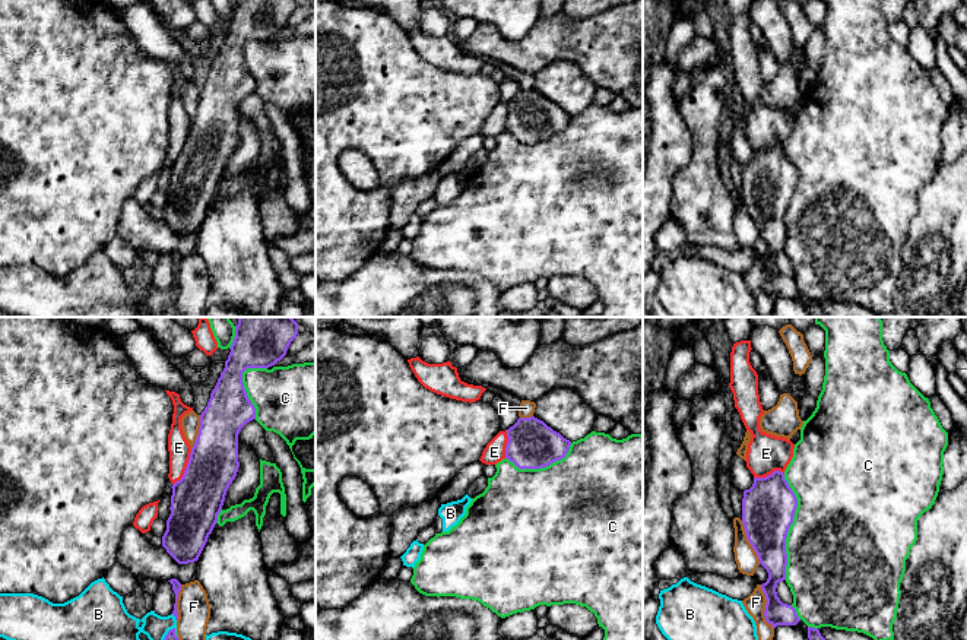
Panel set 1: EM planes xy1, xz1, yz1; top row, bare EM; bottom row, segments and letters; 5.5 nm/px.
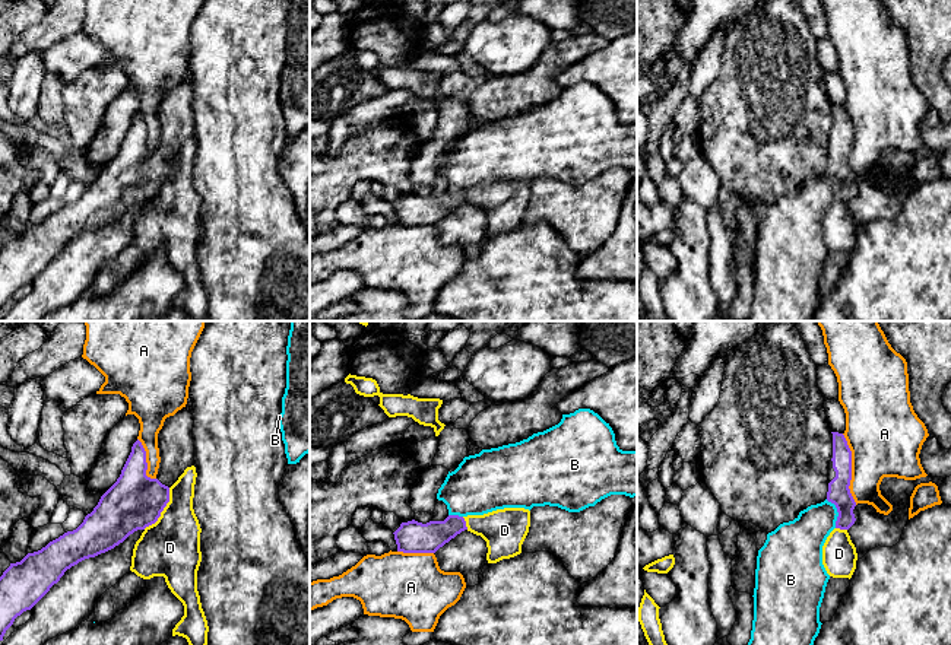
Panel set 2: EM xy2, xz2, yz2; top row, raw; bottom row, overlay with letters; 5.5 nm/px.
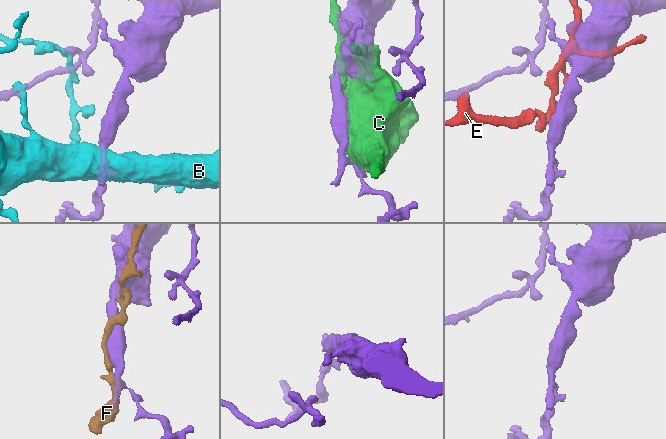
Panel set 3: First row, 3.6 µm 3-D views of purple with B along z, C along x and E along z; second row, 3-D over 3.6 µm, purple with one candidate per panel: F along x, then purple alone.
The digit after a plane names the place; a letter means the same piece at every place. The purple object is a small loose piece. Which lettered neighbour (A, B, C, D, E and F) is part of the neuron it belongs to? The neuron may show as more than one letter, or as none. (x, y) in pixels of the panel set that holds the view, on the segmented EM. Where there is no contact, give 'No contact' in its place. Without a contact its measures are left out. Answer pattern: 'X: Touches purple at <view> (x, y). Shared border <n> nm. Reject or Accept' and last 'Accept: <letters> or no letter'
A: Touches purple at yz2 (850, 469). Shared border 400 nm. Reject
B: Touches purple at yz2 (837, 511). Shared border 170 nm. Reject
C: Touches purple at yz1 (789, 526). Shared border 600 nm. Reject
D: Touches purple at xy2 (162, 510). Shared border 280 nm. Reject
E: Touches purple at xy1 (186, 468). Shared border 220 nm. Reject
F: Touches purple at yz1 (766, 607). Shared border 260 nm. Reject
Accept: no letter

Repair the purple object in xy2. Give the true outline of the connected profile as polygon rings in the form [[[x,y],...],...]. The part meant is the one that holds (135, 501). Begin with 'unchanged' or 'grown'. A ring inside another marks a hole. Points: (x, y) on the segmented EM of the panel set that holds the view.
grown; [[[187,406],[165,419],[158,433],[161,463],[155,479],[146,476],[146,451],[137,439],[117,482],[101,496],[98,505],[76,530],[64,533],[38,552],[28,553],[20,562],[10,563],[0,576],[0,641],[15,619],[31,610],[67,569],[114,549],[134,531],[158,521],[169,502],[169,487],[187,467],[194,466],[193,425],[193,414]]]

